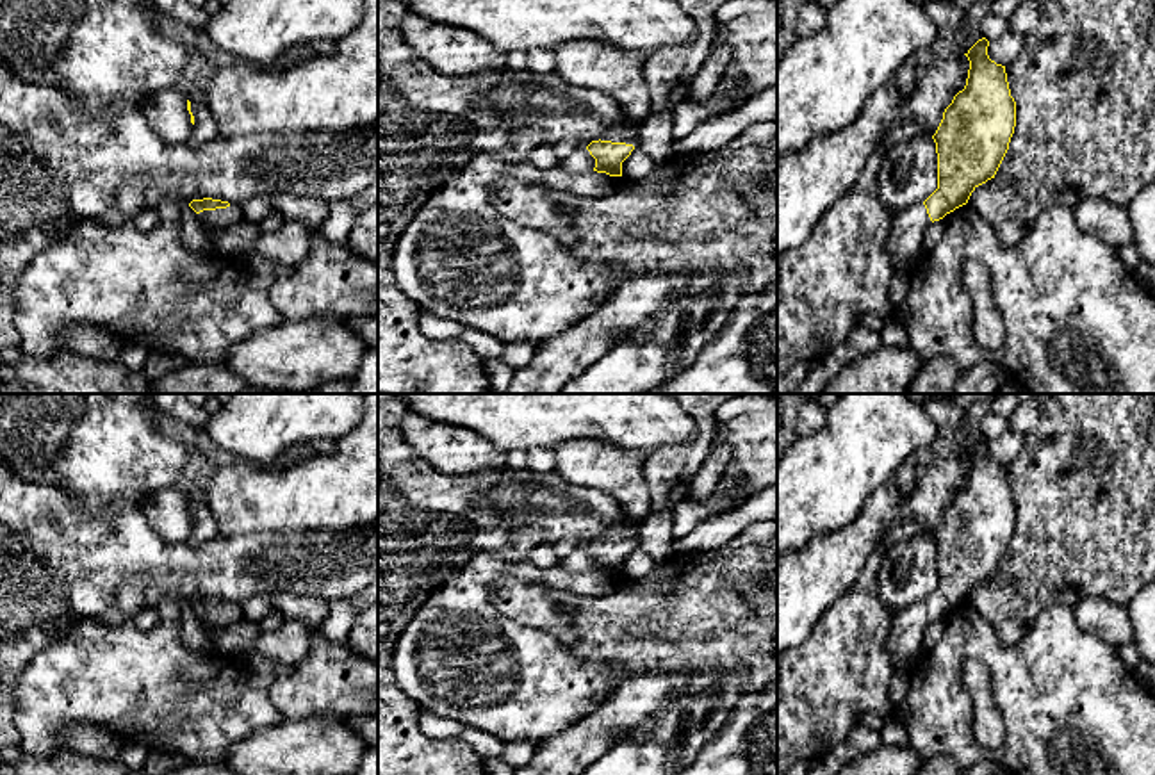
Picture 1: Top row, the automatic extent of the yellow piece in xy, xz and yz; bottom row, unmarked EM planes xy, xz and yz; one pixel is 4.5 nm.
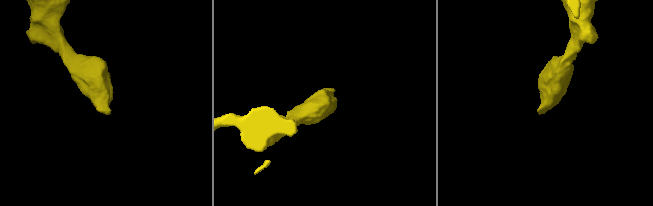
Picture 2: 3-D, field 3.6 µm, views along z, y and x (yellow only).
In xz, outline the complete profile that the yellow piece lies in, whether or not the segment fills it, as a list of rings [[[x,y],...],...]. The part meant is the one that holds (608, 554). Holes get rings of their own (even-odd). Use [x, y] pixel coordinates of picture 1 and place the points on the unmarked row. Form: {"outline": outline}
{"outline": [[[640,520],[622,522],[592,540],[586,549],[595,558],[594,570],[622,575],[622,561],[631,554],[640,538]]]}

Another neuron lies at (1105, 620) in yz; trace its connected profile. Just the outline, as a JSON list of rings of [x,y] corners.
[[[1087,597],[1071,609],[1078,625],[1098,640],[1112,647],[1132,641],[1132,622],[1126,606],[1116,606],[1102,597]]]

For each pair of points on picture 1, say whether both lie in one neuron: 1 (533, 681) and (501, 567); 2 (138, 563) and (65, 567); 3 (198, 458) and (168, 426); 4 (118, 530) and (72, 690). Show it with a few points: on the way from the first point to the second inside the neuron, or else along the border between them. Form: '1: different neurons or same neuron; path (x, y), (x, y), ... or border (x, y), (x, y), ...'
1: same neuron; path (503, 654), (478, 629), (478, 594)
2: same neuron; path (120, 565), (82, 567)
3: same neuron; path (196, 449), (177, 430)
4: different neurons; border (132, 620), (122, 624), (79, 620), (57, 640)

